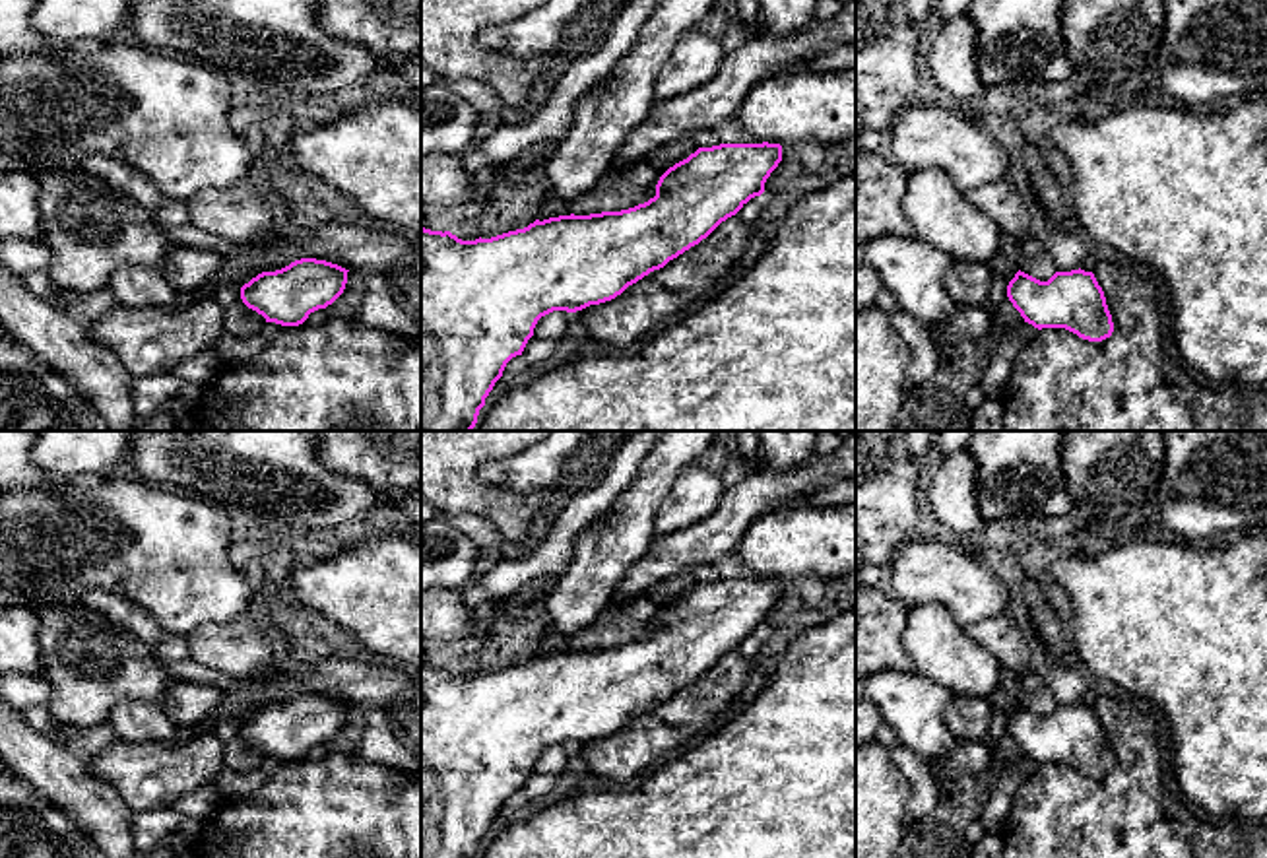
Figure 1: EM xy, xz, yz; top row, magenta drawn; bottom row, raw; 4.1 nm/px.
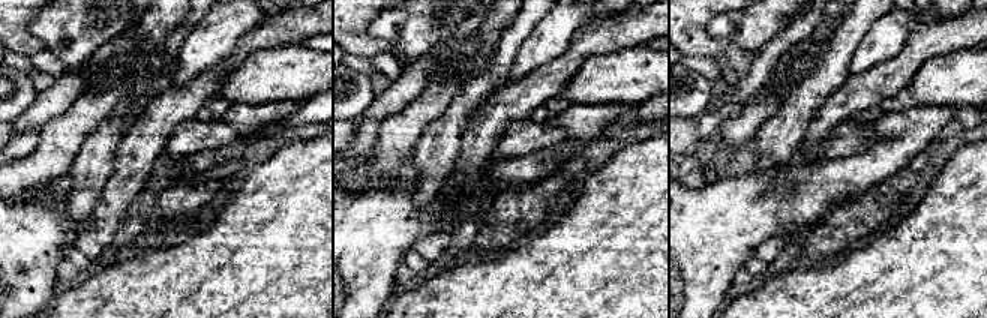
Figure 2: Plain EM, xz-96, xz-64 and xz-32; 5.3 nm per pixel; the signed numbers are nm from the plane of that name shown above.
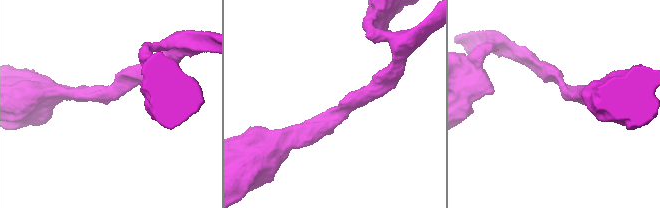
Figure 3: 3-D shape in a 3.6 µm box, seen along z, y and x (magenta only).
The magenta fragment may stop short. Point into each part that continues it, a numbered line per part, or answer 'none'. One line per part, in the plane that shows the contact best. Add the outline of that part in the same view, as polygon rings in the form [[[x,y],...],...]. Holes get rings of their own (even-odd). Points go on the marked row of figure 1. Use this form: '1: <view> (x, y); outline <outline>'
none

